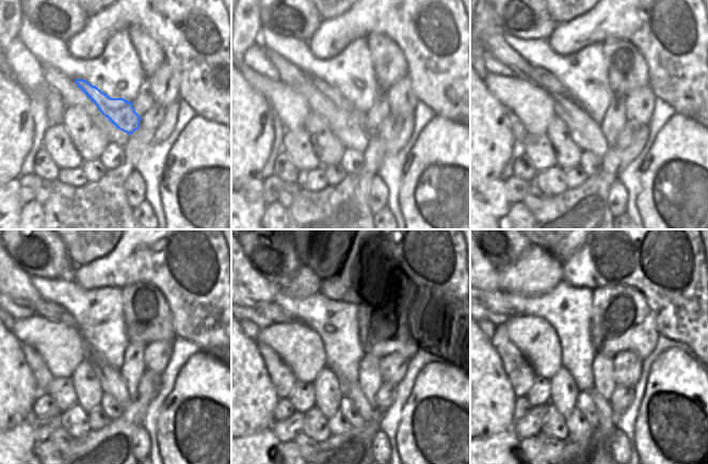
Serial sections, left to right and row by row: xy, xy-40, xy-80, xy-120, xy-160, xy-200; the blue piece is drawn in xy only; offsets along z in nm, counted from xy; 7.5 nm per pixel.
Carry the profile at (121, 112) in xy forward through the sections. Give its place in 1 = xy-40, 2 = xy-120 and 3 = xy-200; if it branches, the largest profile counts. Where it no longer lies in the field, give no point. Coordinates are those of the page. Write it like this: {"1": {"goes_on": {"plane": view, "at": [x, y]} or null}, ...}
{"1": {"goes_on": {"plane": "xy-40", "at": [325, 89]}}, "2": {"goes_on": {"plane": "xy-120", "at": [45, 308]}}, "3": {"goes_on": {"plane": "xy-200", "at": [496, 302]}}}

